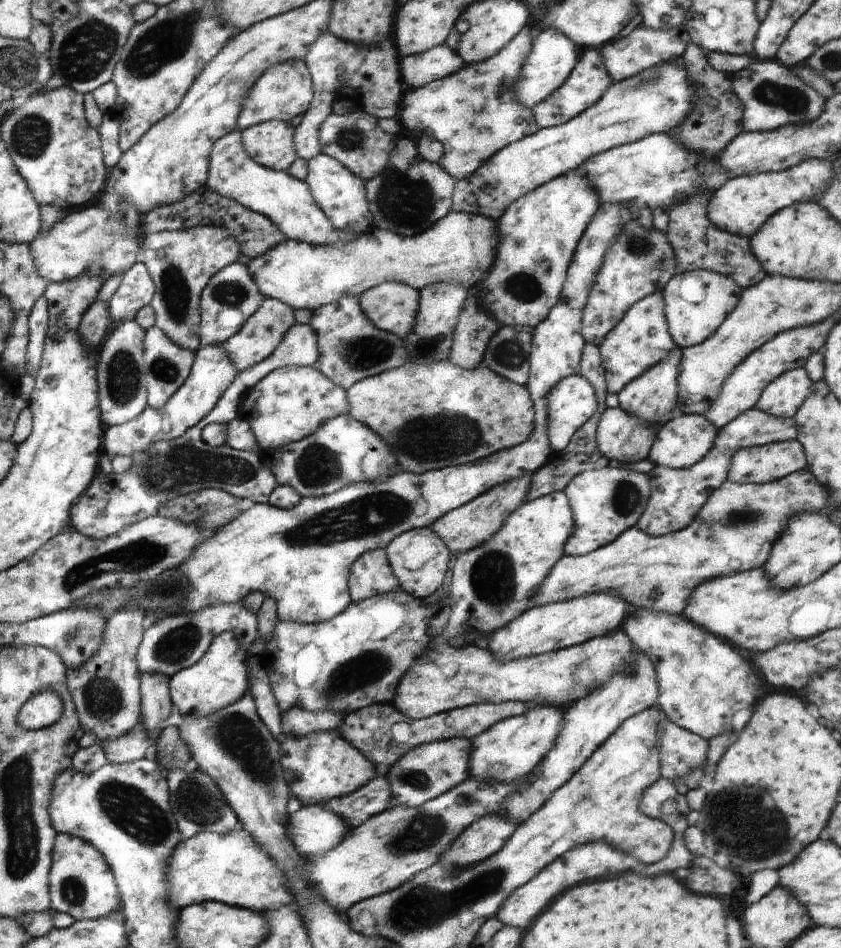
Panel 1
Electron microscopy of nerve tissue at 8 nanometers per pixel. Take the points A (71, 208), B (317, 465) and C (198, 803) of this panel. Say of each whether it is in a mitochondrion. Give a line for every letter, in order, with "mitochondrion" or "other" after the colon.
A: other
B: mitochondrion
C: mitochondrion

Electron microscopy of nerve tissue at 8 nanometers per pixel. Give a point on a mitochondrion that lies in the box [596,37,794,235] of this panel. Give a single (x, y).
(653, 79)

